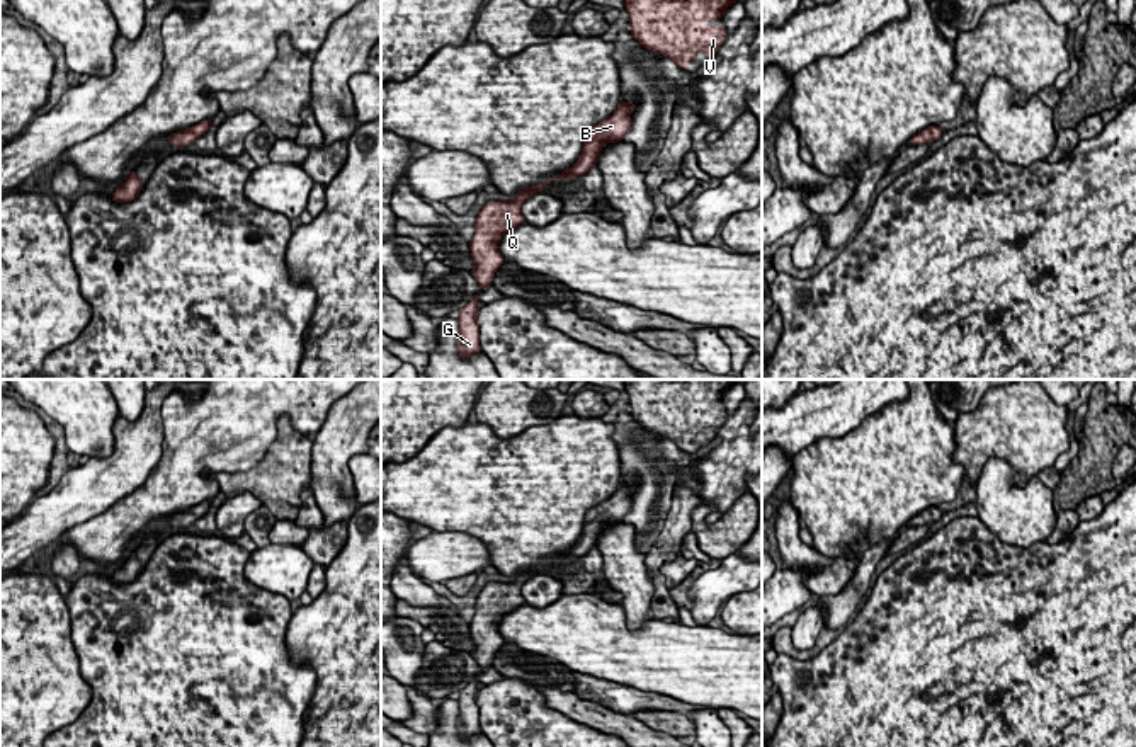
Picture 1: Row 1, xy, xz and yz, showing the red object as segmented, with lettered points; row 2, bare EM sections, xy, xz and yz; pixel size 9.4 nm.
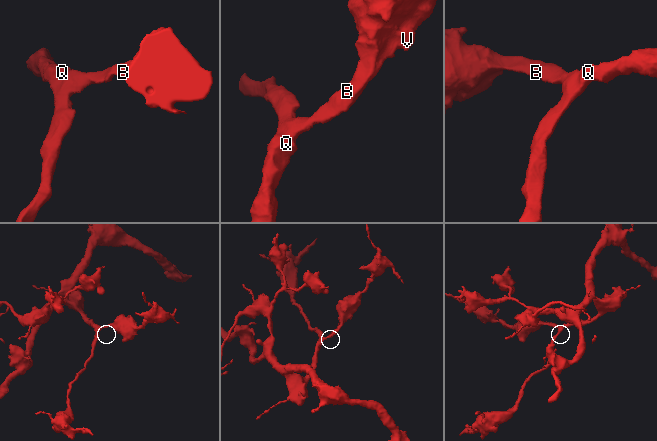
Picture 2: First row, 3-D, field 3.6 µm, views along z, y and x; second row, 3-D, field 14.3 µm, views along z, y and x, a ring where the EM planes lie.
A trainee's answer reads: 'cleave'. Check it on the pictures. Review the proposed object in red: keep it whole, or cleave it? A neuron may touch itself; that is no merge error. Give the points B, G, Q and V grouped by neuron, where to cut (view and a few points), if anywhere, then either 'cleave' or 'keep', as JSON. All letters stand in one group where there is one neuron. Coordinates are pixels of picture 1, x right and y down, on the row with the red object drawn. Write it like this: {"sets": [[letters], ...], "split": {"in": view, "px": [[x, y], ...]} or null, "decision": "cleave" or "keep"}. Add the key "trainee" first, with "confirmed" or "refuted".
{"trainee": "refuted", "sets": [["B", "G", "Q", "V"]], "split": null, "decision": "keep"}

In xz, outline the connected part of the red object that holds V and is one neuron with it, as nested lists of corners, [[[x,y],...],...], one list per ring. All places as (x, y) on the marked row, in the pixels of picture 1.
[[[624,0],[631,36],[648,51],[665,54],[682,70],[699,53],[709,58],[726,39],[726,26],[701,26],[724,19],[723,10],[738,0]]]

